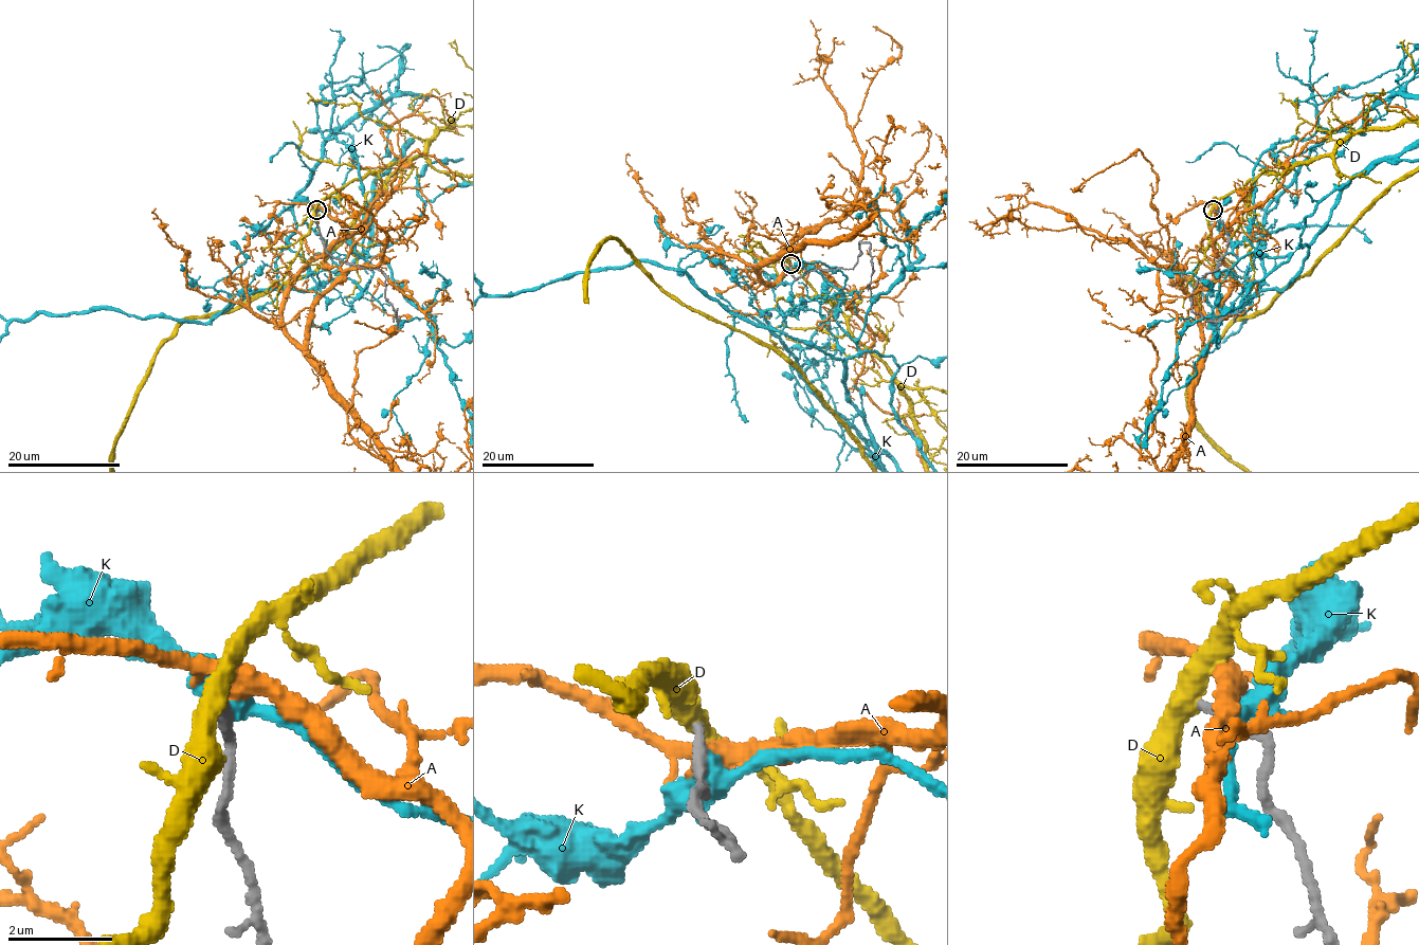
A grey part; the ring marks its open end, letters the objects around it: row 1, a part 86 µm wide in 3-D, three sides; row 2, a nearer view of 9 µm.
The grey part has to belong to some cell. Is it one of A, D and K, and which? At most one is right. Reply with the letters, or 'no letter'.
no letter

